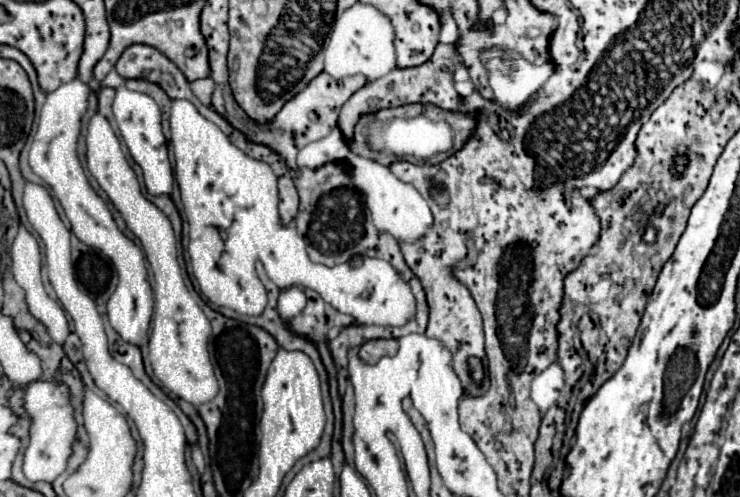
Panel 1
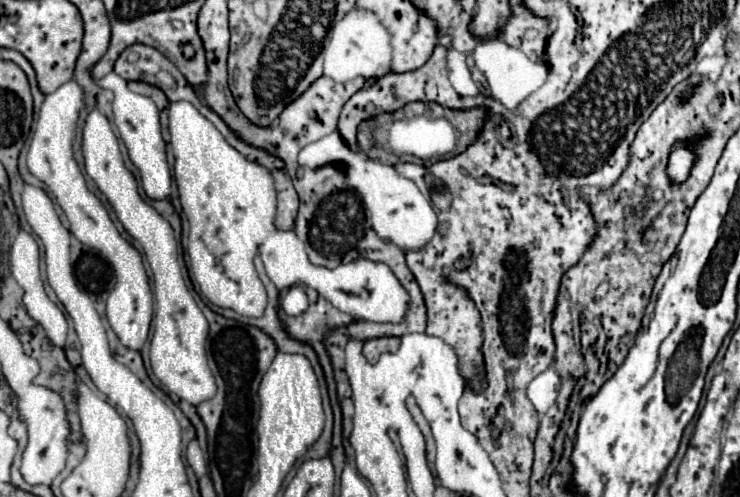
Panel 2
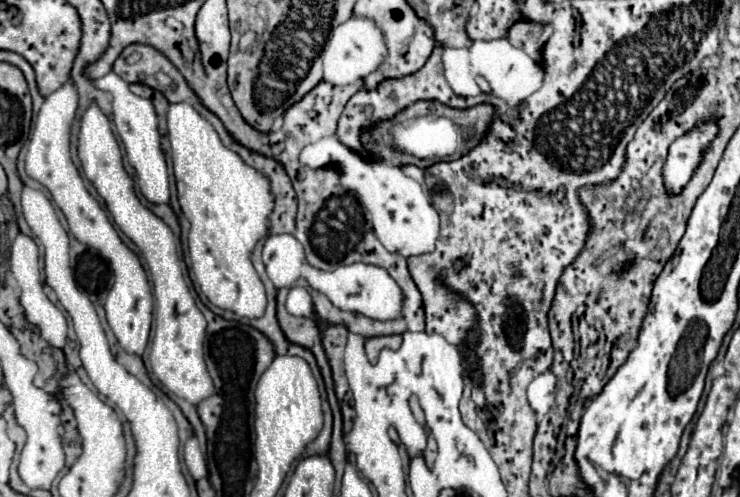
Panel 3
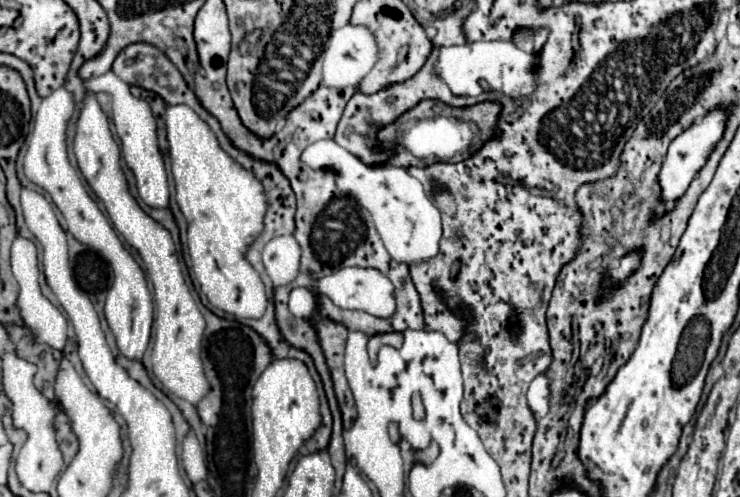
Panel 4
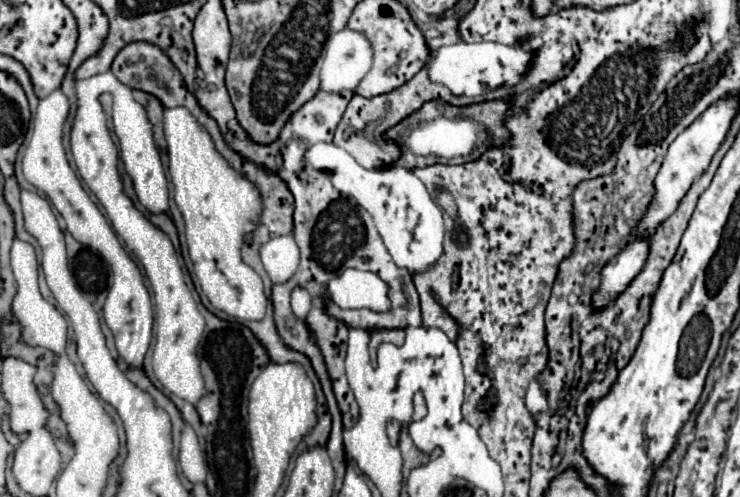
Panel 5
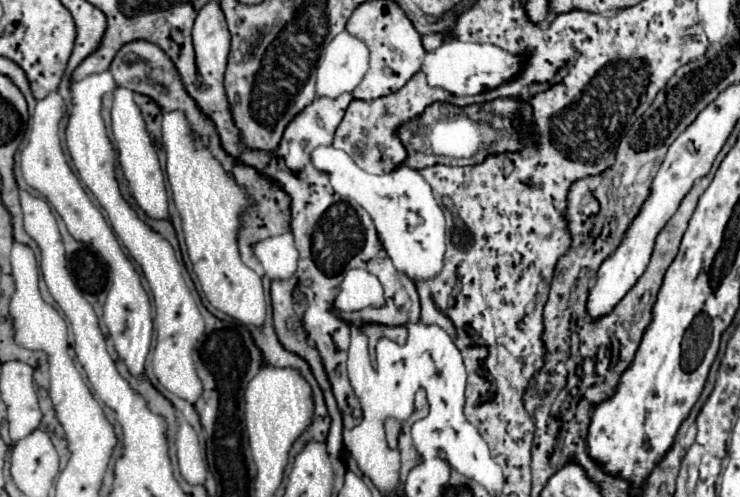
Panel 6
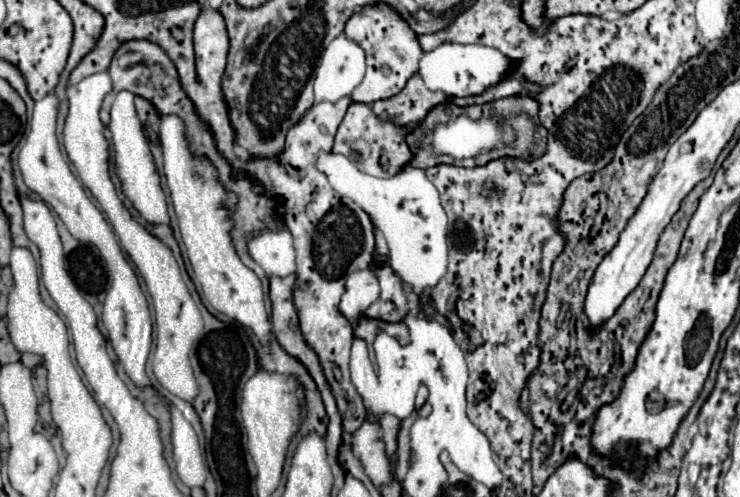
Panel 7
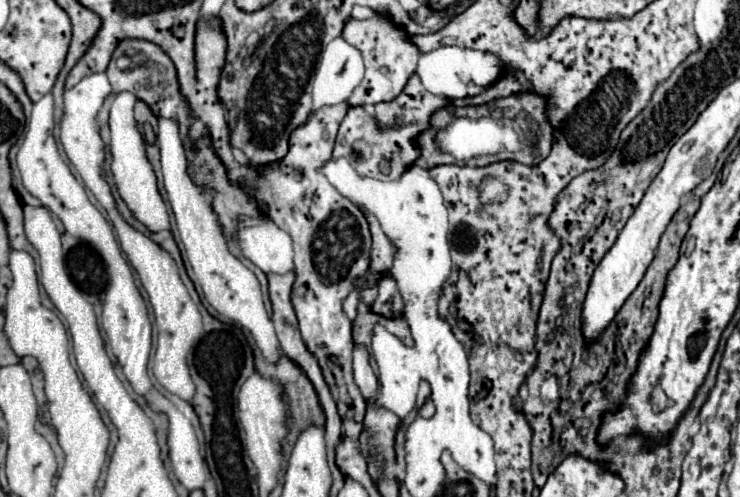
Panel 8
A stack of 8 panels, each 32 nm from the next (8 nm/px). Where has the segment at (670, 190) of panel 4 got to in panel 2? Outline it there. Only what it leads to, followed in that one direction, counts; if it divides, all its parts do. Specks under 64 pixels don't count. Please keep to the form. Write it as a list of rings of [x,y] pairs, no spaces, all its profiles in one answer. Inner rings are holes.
[[[678,142],[670,156],[668,176],[672,182],[684,182],[688,178],[690,168],[692,168],[692,150],[688,148],[686,142]]]

